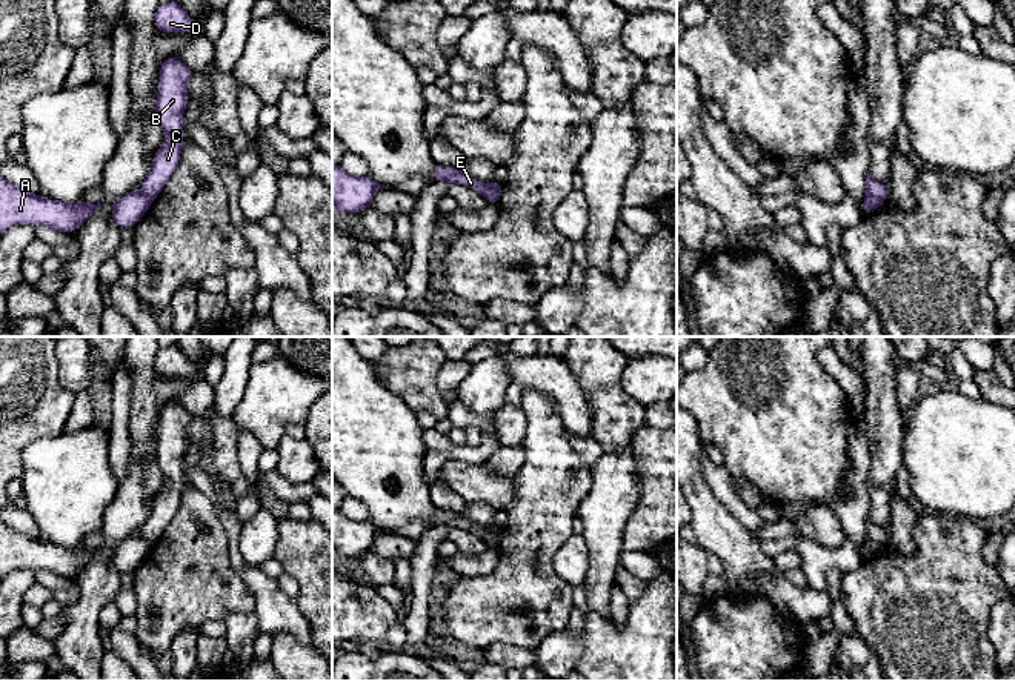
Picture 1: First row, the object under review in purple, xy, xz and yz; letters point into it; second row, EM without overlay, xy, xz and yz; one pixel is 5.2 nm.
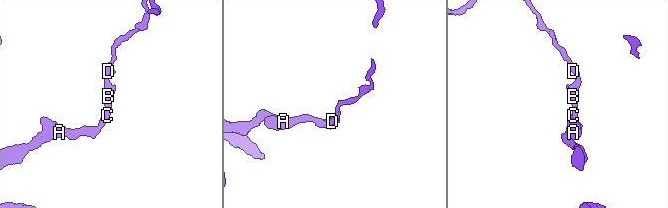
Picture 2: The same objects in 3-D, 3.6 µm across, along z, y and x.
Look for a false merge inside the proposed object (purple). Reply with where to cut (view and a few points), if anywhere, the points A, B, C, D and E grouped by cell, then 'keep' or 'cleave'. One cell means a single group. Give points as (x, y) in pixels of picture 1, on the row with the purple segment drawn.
cut yz (866, 194), (883, 200); groups A E / B C D; cleave

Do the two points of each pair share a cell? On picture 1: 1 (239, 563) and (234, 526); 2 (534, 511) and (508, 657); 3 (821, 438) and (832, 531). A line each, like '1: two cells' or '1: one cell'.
1: one cell
2: two cells
3: two cells

